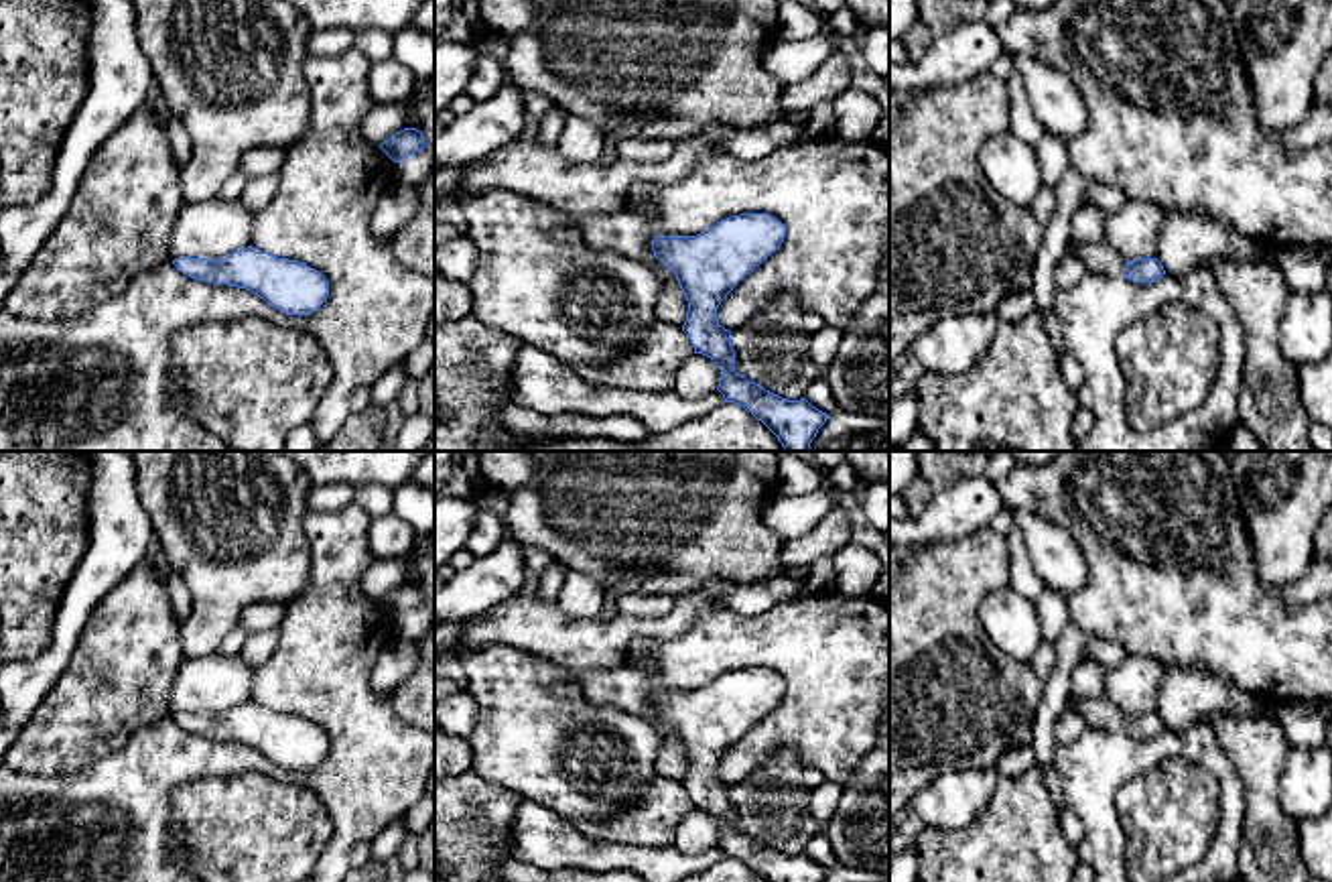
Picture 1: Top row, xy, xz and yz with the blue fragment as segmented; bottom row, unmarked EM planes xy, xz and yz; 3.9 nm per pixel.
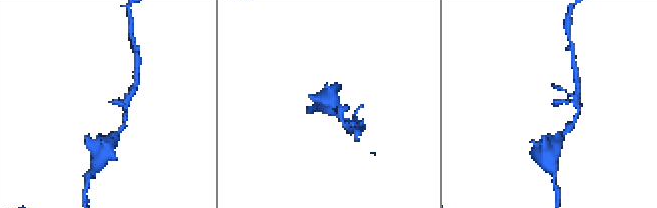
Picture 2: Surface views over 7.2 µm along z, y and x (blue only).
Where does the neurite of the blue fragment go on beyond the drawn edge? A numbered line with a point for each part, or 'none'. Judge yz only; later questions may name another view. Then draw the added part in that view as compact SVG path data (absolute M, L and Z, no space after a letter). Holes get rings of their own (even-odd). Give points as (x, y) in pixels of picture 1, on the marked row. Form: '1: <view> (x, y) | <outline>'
1: yz (1099, 257) | M1072 242L1070 252L1074 252L1090 272L1121 276L1127 268L1127 260L1105 242Z

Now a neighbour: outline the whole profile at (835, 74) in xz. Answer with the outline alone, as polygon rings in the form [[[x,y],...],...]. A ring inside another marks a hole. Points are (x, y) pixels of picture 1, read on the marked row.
[[[832,53],[808,79],[786,83],[780,96],[782,112],[812,110],[822,102],[832,102],[851,87],[853,69],[843,53]]]

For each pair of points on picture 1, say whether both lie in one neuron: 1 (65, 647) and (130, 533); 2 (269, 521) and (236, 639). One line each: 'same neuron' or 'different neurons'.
1: same neuron
2: different neurons

